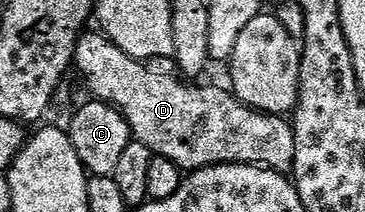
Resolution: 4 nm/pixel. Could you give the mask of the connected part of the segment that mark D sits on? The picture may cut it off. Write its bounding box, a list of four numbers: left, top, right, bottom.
[73,31,296,173]

